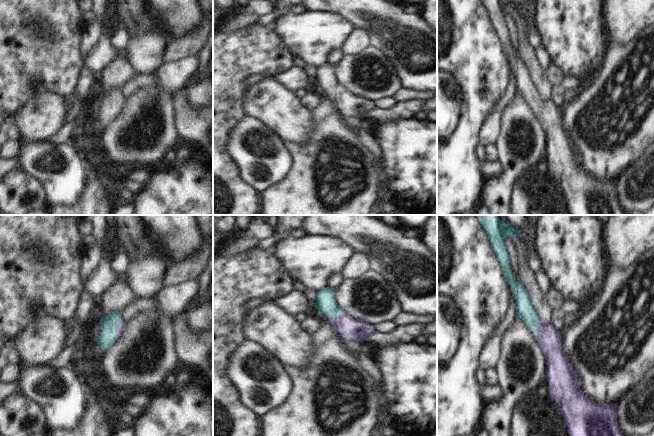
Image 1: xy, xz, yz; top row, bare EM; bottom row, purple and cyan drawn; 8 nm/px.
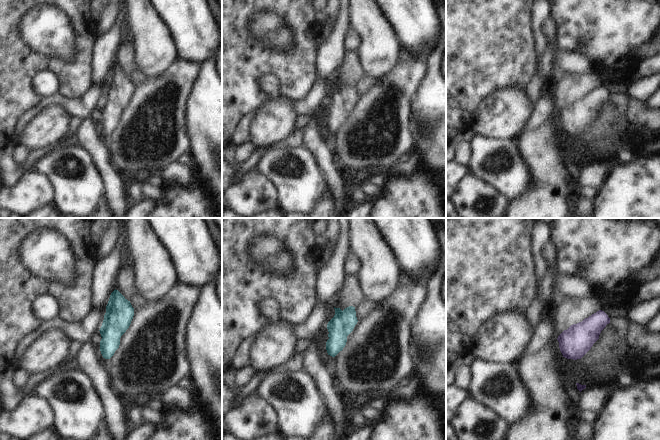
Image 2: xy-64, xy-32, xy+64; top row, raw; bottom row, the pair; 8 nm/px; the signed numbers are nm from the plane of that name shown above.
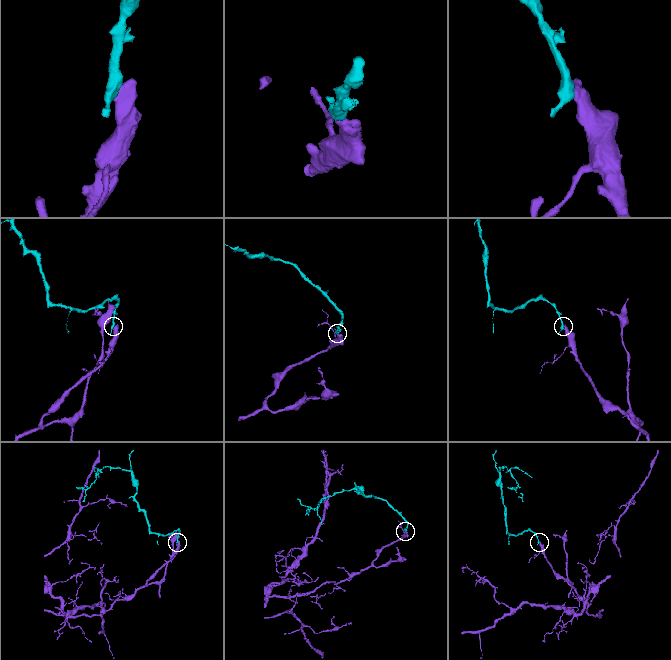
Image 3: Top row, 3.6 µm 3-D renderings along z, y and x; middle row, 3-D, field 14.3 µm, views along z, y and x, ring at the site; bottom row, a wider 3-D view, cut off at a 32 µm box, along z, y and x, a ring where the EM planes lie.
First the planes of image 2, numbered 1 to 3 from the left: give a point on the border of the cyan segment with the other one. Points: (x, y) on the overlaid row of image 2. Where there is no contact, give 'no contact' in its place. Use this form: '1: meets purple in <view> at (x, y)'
1: no contact
2: no contact
3: no contact

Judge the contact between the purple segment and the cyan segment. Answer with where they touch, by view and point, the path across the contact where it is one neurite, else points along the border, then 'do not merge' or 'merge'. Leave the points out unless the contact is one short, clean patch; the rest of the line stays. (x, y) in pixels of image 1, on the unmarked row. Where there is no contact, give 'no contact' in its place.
contact xy (117, 105); way xy (121, 102), (117, 105), (112, 100), (109, 100); merge

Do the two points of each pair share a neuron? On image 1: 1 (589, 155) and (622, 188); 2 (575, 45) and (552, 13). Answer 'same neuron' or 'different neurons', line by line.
1: different neurons
2: same neuron

